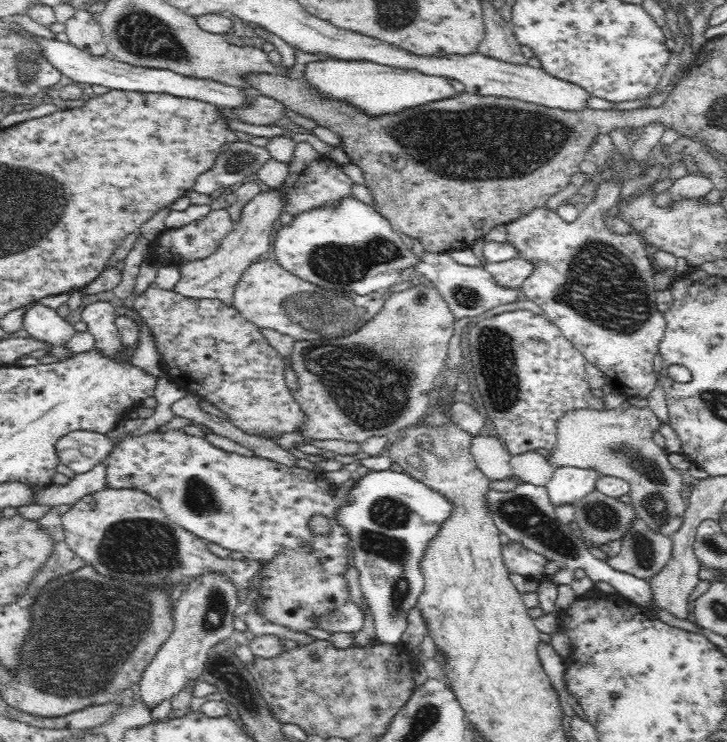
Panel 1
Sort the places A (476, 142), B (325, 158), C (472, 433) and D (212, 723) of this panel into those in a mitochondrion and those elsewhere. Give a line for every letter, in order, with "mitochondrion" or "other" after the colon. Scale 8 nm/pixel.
A: mitochondrion
B: other
C: other
D: other

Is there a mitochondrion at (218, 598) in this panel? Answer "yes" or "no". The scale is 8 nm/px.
yes

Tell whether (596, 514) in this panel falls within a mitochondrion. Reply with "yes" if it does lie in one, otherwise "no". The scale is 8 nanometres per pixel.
yes

